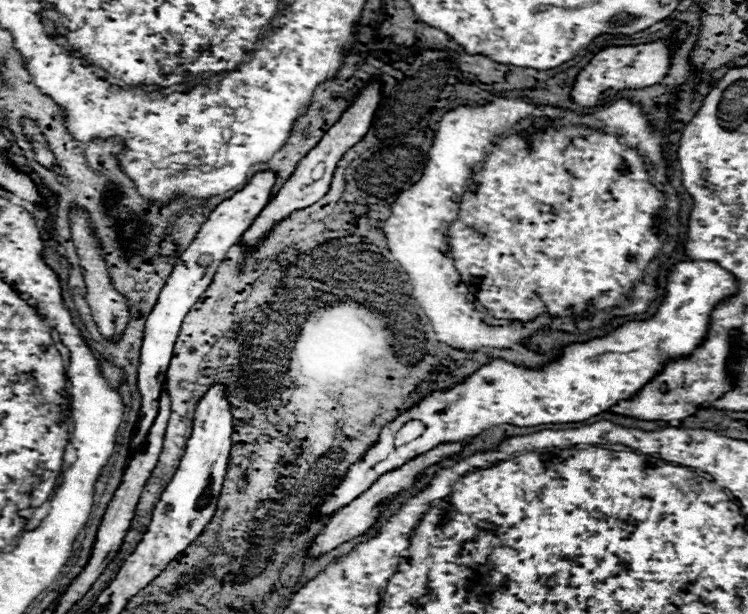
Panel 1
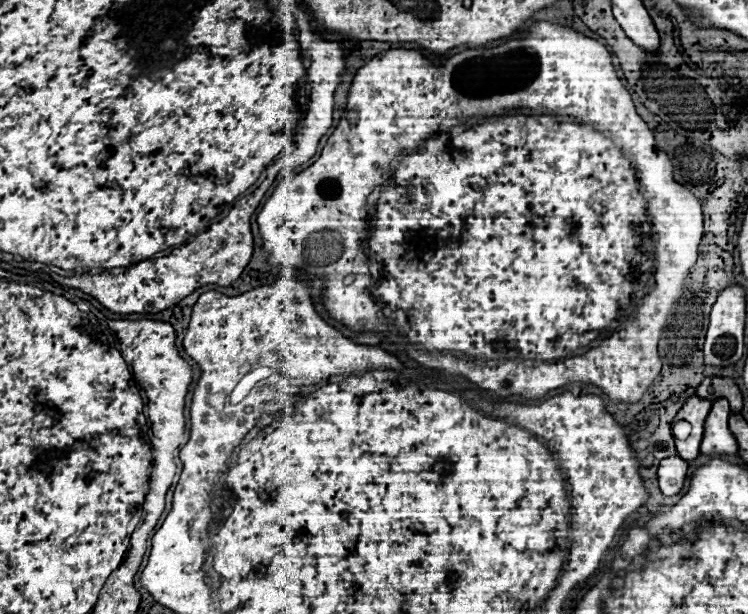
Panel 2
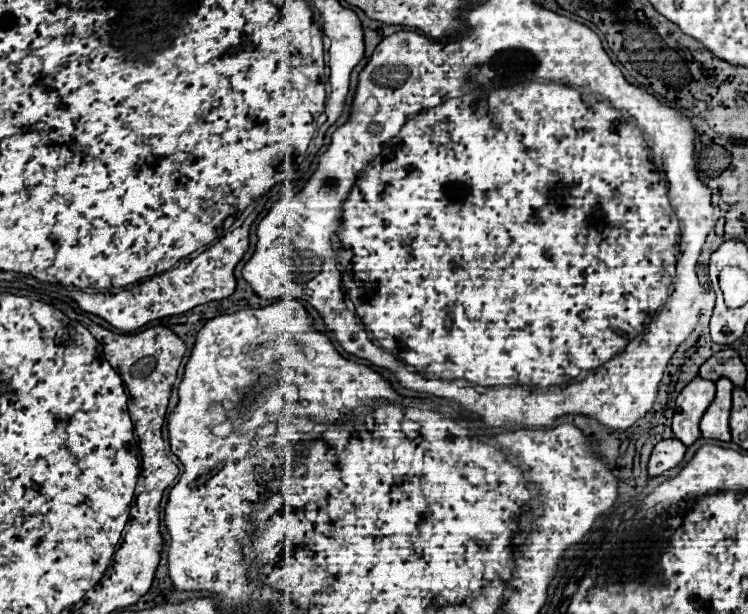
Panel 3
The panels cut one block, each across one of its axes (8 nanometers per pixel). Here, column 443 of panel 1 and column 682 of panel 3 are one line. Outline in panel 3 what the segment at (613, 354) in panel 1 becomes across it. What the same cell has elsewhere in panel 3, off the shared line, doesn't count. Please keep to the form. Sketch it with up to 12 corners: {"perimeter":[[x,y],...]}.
{"perimeter":[[694,378],[676,398],[674,438],[692,446],[716,384]]}

